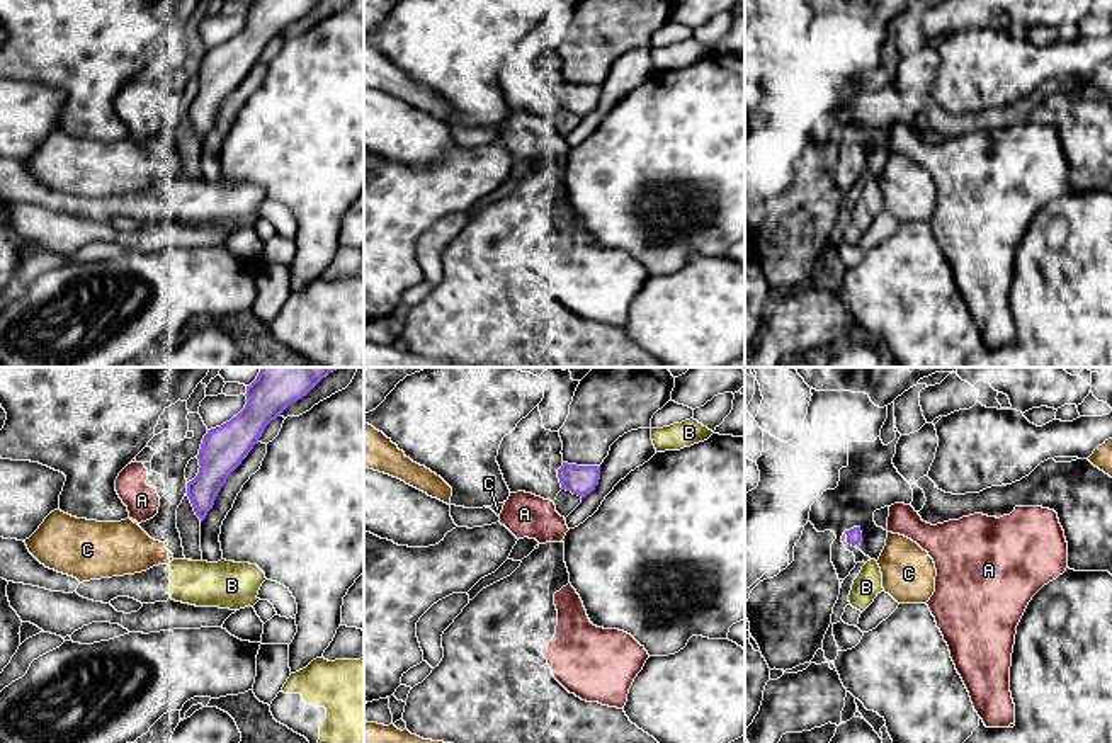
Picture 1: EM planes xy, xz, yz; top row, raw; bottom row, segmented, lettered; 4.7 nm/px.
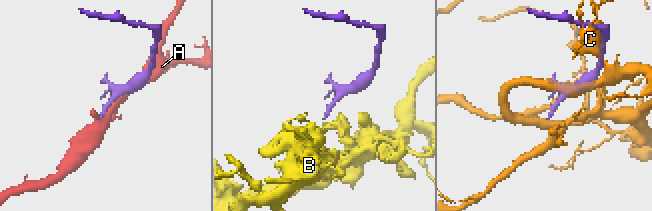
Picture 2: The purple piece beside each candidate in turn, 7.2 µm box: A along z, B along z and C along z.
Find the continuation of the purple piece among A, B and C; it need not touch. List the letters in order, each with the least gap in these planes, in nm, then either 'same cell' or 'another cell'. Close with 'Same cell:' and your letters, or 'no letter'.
A: 80 nm | another cell
B: 100 nm | another cell
C: 120 nm | another cell
Same cell: no letter

